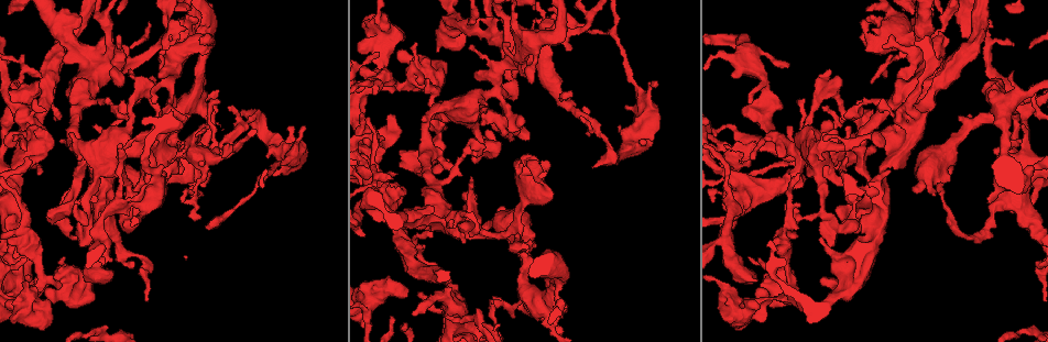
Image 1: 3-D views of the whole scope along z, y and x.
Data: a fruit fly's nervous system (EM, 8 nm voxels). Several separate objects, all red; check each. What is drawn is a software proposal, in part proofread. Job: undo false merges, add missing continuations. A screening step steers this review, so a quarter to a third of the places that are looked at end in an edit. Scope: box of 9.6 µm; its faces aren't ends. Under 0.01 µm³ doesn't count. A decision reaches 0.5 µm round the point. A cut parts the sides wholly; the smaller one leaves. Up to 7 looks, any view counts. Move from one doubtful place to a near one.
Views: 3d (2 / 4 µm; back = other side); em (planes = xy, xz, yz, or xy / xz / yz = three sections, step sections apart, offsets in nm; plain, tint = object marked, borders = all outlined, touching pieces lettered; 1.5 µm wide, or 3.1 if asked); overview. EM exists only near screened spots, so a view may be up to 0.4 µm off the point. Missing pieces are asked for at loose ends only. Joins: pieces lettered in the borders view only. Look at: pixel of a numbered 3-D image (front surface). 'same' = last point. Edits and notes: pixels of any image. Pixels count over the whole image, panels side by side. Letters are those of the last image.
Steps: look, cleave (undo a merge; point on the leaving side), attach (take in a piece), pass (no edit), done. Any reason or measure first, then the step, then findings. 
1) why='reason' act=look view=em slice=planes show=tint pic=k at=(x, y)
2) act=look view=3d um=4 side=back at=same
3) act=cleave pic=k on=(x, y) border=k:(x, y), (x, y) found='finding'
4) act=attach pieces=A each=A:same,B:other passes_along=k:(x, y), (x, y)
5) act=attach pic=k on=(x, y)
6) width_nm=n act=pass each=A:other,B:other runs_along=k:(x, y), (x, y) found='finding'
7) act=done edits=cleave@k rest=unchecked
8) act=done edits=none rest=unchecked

why='thin end' act=look view=em slice=xz step=4 show=borders pic=1 at=(581, 116)

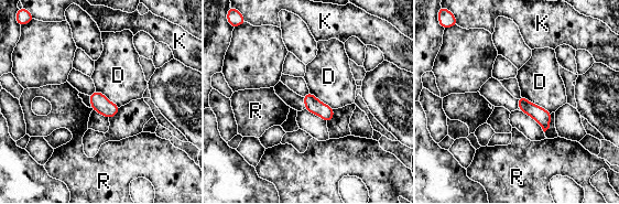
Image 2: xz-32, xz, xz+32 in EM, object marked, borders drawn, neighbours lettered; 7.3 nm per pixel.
act=pass each=D:other,K:other,R:other border=2:(521, 94), (530, 102), (551, 113) found='none of them fits'

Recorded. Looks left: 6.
why='thin end' act=look view=em slice=xy step=4 show=borders pic=1 at=(625, 108)

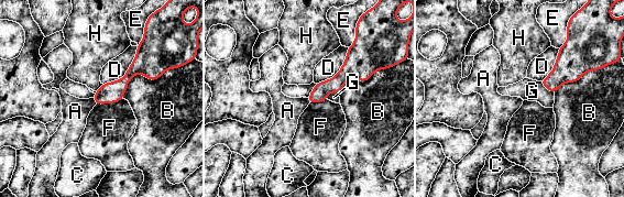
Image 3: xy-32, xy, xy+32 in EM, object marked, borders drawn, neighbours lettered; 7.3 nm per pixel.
act=look view=em slice=planes show=borders at=same

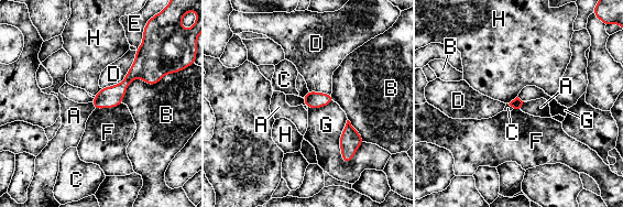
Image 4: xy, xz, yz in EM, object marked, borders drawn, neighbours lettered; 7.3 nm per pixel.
longest_contact=B:400nm act=pass each=A:other,B:other,C:other,D:other,E:other,F:other,G:other,H:other border=4:(347, 119), (340, 152), (348, 164) found='no lettered piece goes on from it'

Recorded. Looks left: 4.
why='sudden change in width' act=look view=em slice=planes show=borders pic=1 at=(24, 155)

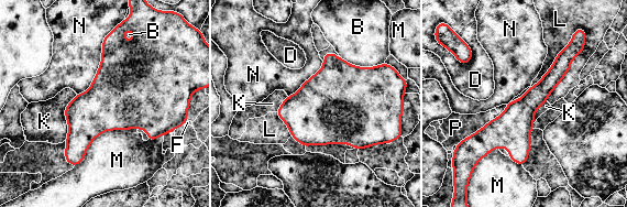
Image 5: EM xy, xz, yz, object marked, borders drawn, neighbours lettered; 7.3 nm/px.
width_nm=460 longest_contact=M:550nm act=pass each=B:other,D:other,F:other,K:other,L:other,M:other,N:other,P:other found='all the same neuron'

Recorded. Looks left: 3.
act=done edits=none rest=unchecked

